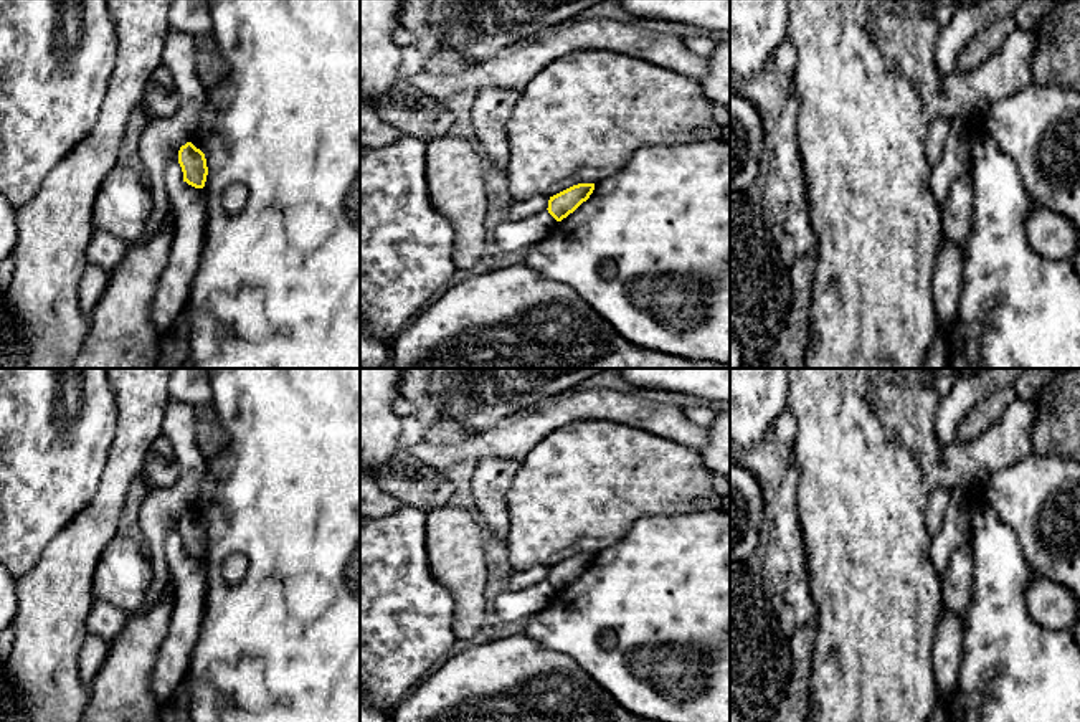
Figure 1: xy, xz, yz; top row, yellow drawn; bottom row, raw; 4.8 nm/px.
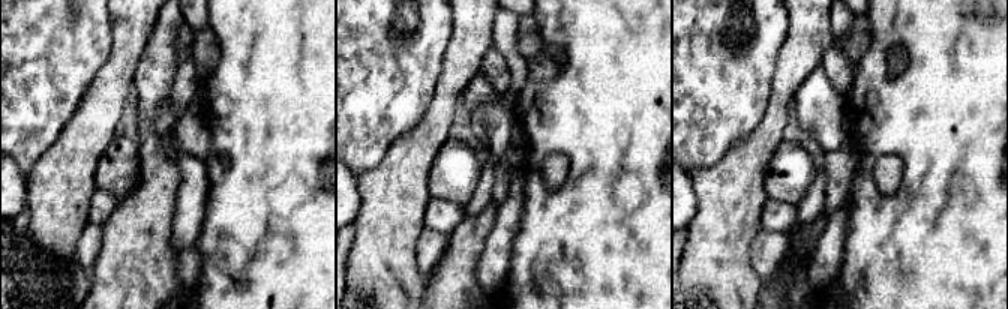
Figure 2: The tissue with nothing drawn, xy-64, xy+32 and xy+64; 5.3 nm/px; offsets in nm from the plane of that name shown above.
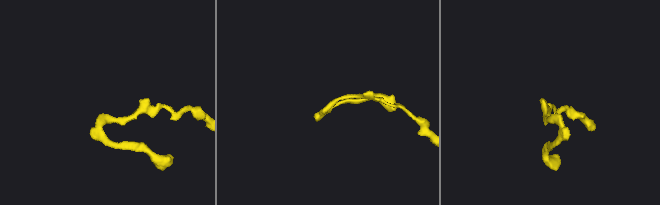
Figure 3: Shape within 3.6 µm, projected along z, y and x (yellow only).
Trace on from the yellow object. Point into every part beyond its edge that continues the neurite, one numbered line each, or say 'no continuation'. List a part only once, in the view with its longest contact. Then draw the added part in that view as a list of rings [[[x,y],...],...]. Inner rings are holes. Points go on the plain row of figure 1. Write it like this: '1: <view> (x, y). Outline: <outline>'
no continuation

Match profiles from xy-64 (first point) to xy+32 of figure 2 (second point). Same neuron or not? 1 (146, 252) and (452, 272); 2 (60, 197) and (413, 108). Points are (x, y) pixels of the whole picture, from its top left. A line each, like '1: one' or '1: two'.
1: one
2: two

